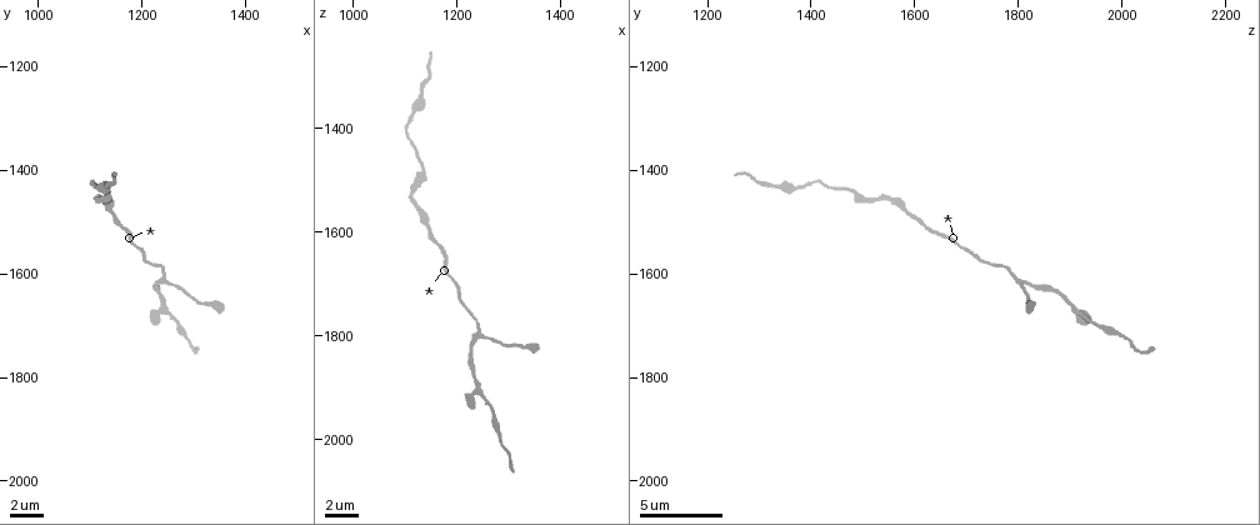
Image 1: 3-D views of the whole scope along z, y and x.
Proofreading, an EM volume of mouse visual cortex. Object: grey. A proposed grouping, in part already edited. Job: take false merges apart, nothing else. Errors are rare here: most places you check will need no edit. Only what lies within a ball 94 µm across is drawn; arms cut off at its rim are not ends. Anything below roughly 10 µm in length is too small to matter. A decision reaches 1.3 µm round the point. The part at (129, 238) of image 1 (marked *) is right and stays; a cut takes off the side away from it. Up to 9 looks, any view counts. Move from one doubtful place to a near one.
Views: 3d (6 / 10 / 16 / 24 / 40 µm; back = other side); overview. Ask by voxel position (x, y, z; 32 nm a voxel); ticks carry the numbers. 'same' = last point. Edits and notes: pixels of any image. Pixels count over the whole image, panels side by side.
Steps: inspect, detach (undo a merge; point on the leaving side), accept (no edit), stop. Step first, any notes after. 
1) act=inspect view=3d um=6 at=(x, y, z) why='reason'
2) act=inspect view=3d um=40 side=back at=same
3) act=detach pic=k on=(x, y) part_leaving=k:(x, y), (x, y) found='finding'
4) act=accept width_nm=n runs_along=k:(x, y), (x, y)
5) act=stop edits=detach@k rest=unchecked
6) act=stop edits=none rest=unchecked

act=inspect view=3d um=10 at=(1145, 1495, 1600) why='thick turns thin'

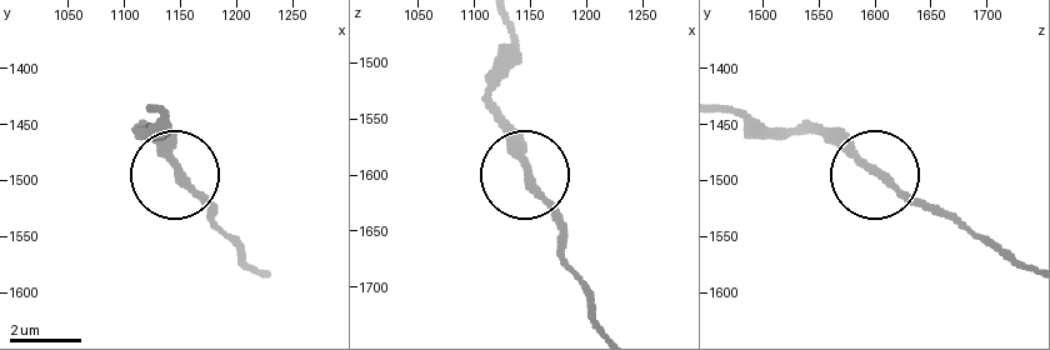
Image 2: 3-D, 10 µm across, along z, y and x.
act=accept found='continuous, no second neuron'

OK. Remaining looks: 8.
act=inspect view=3d um=10 at=(1235, 1590, 1780)

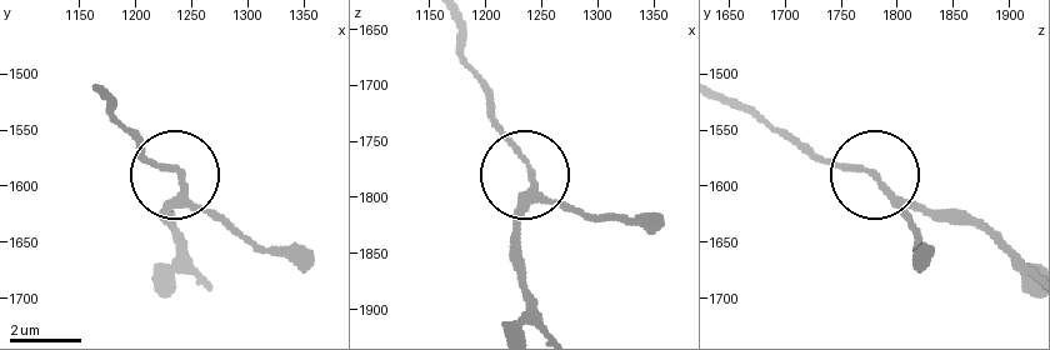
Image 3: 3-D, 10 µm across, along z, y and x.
act=accept runs_along=3:(461, 59), (530, 181), (521, 250) found='all the same neuron'

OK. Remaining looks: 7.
act=inspect view=3d um=16 at=(1245, 1660, 1905) why='thin arm on a thick one'

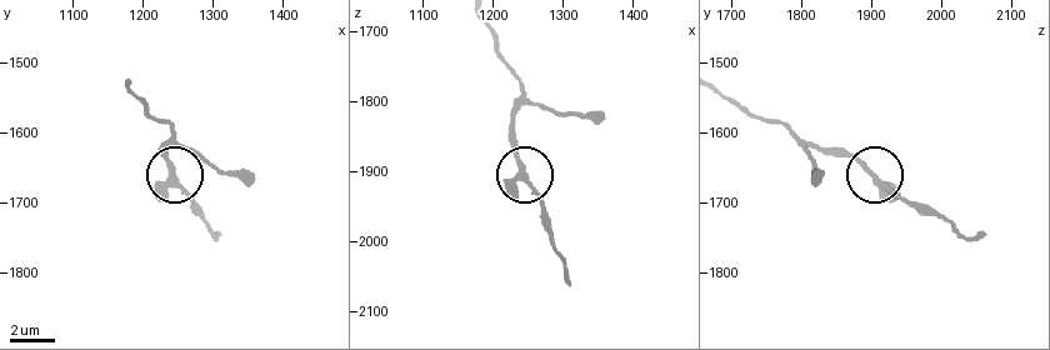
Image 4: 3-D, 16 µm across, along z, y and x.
act=accept runs_along=4:(724, 94), (803, 139), (848, 150), (913, 206) found='all the same neuron'

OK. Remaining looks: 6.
act=inspect view=3d um=10 at=(1135, 1435, 1470) why='sudden change in width'

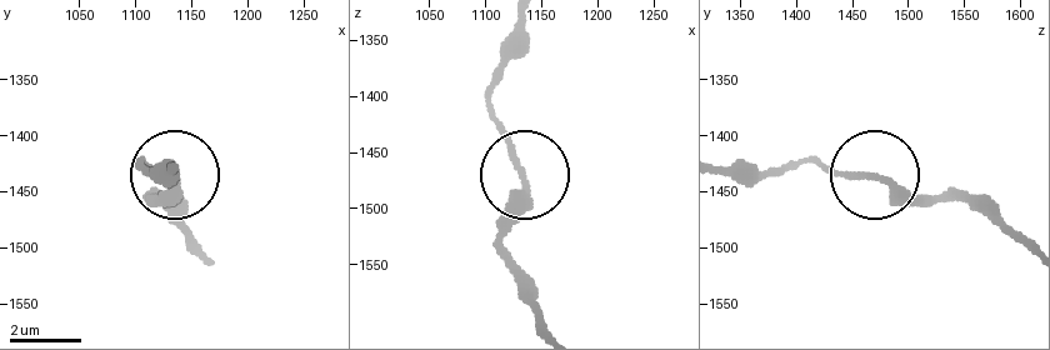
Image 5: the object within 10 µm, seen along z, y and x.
act=inspect view=3d um=6 at=(1134, 1438, 1476)

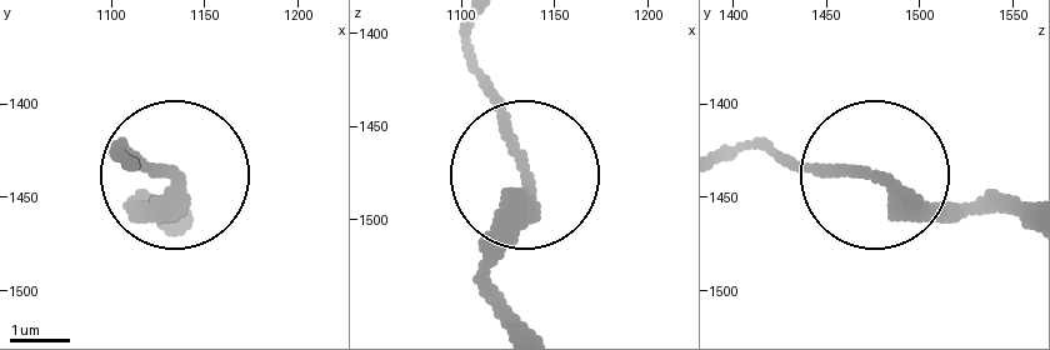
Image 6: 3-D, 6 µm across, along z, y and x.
act=accept runs_along=6:(1020, 225), (945, 215), (871, 176), (756, 146) found='continuous, no second neuron'

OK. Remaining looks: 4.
act=stop edits=none rest=unchecked

